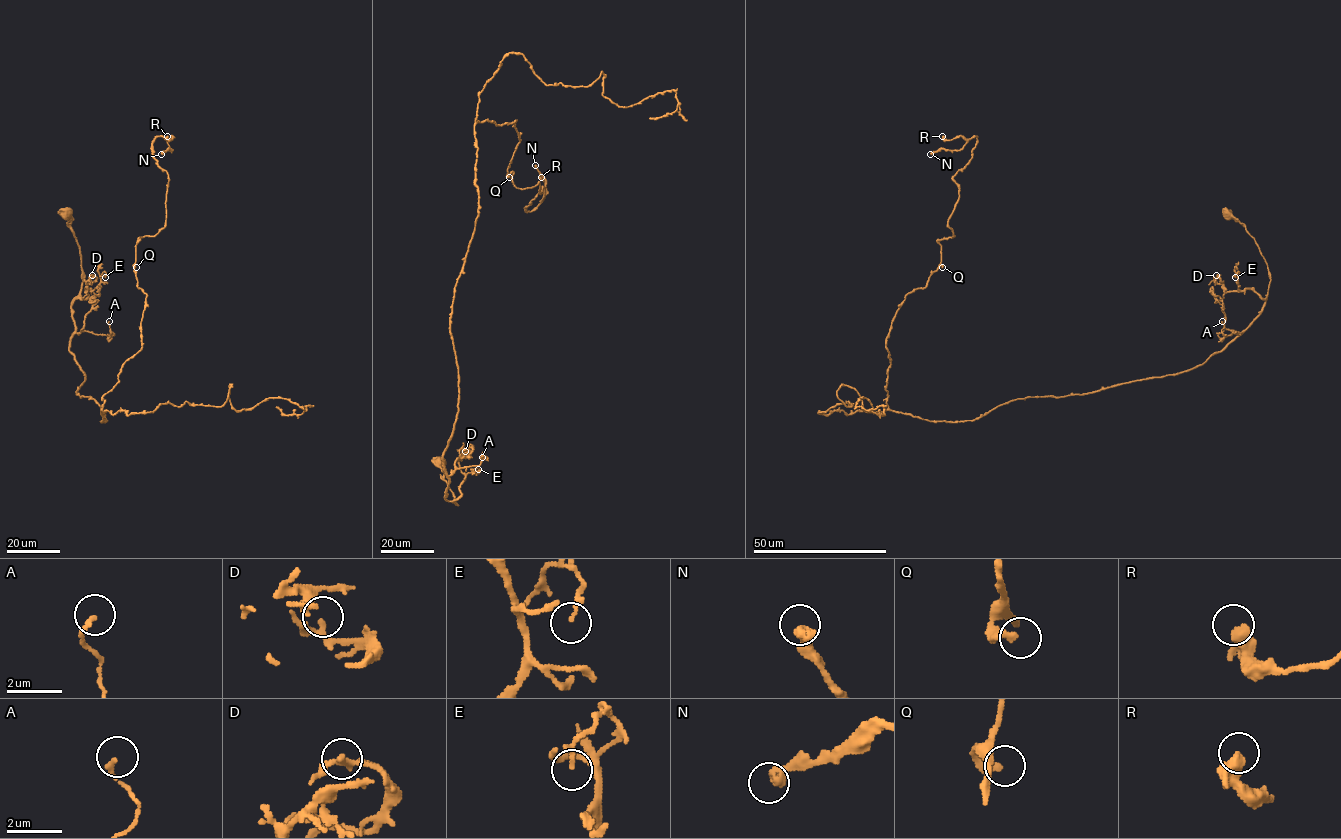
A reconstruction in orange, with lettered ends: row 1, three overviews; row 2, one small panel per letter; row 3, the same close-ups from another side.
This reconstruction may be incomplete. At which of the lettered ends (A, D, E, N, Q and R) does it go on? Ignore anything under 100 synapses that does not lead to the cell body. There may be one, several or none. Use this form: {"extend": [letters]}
{"extend": []}

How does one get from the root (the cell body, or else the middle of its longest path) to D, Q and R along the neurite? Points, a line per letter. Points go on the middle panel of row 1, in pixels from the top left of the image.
D: (439, 462), (456, 504), (454, 501), (460, 496), (460, 486), (465, 477), (458, 461), (469, 455), (465, 451)
Q: (439, 462), (456, 504), (443, 455), (475, 121), (515, 120), (509, 177)
R: (439, 462), (456, 504), (443, 455), (475, 121), (515, 120), (507, 173), (542, 187), (527, 212), (541, 177)

